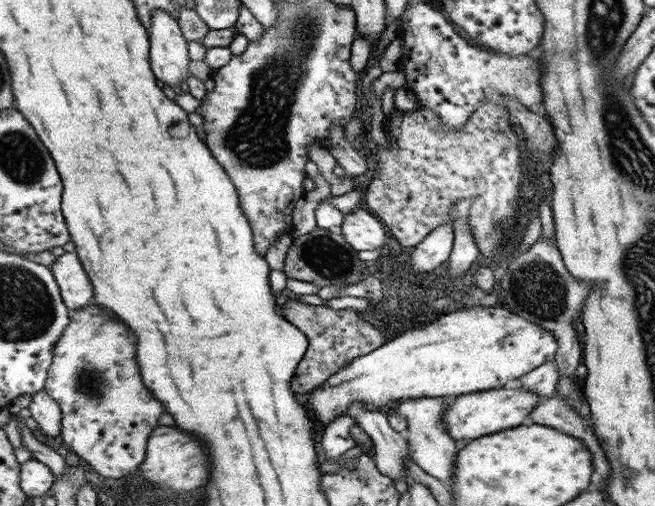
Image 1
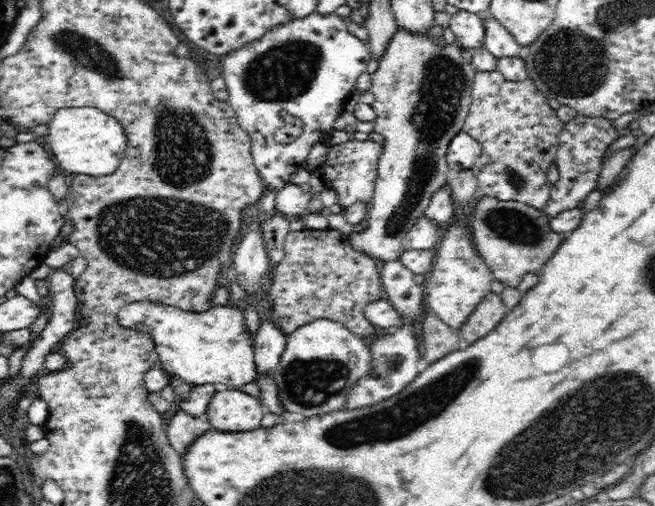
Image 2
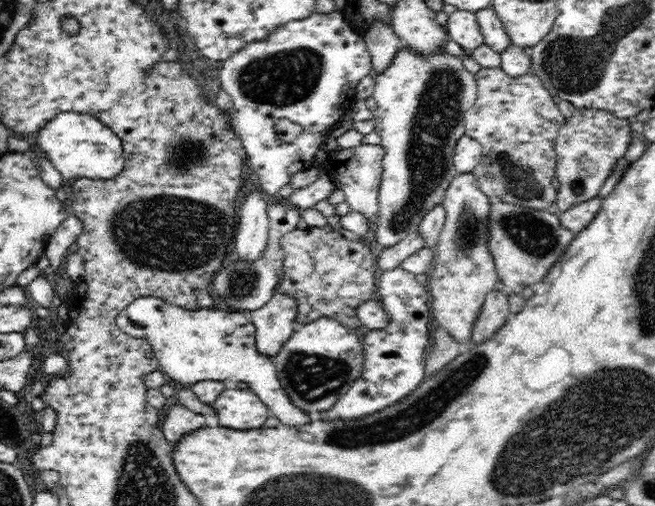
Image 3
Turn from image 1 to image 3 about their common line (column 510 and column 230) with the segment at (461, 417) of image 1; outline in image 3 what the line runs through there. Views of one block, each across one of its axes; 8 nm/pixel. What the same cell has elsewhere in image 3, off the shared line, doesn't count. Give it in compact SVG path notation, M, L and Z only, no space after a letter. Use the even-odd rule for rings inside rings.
M224 389L212 407L219 425L236 430L264 427L269 417L268 407L252 389Z

